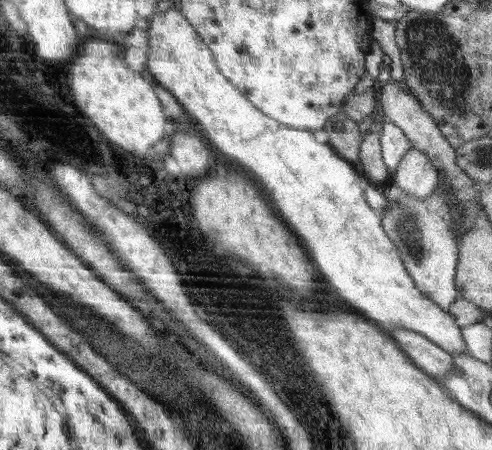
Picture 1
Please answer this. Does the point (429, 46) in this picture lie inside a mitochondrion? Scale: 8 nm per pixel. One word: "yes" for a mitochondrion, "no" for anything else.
yes

